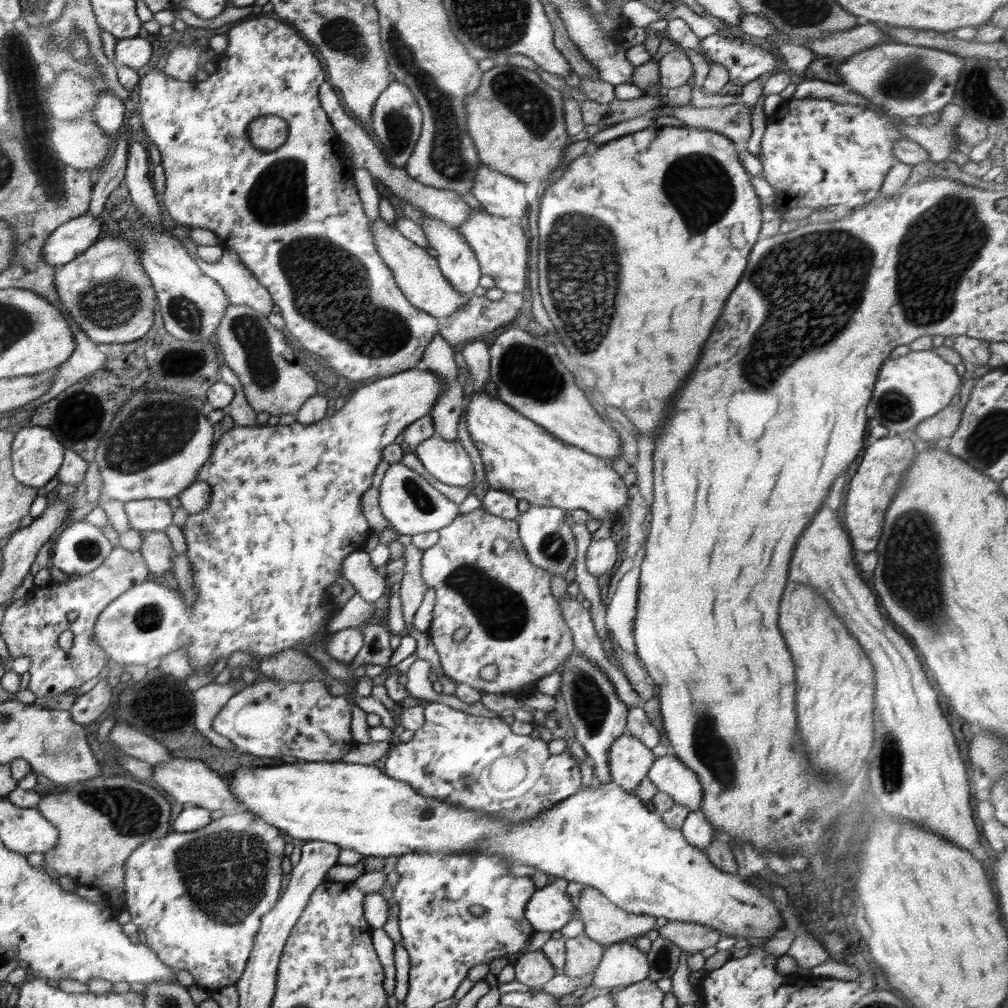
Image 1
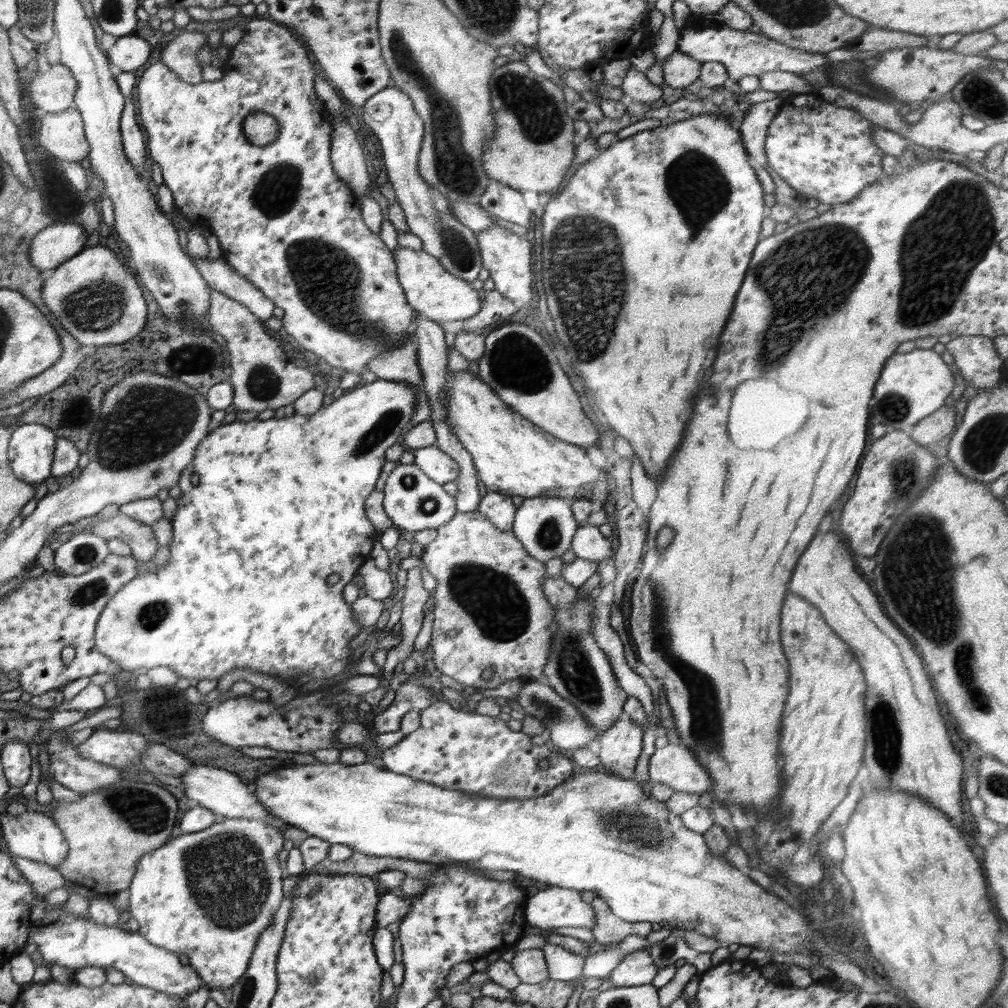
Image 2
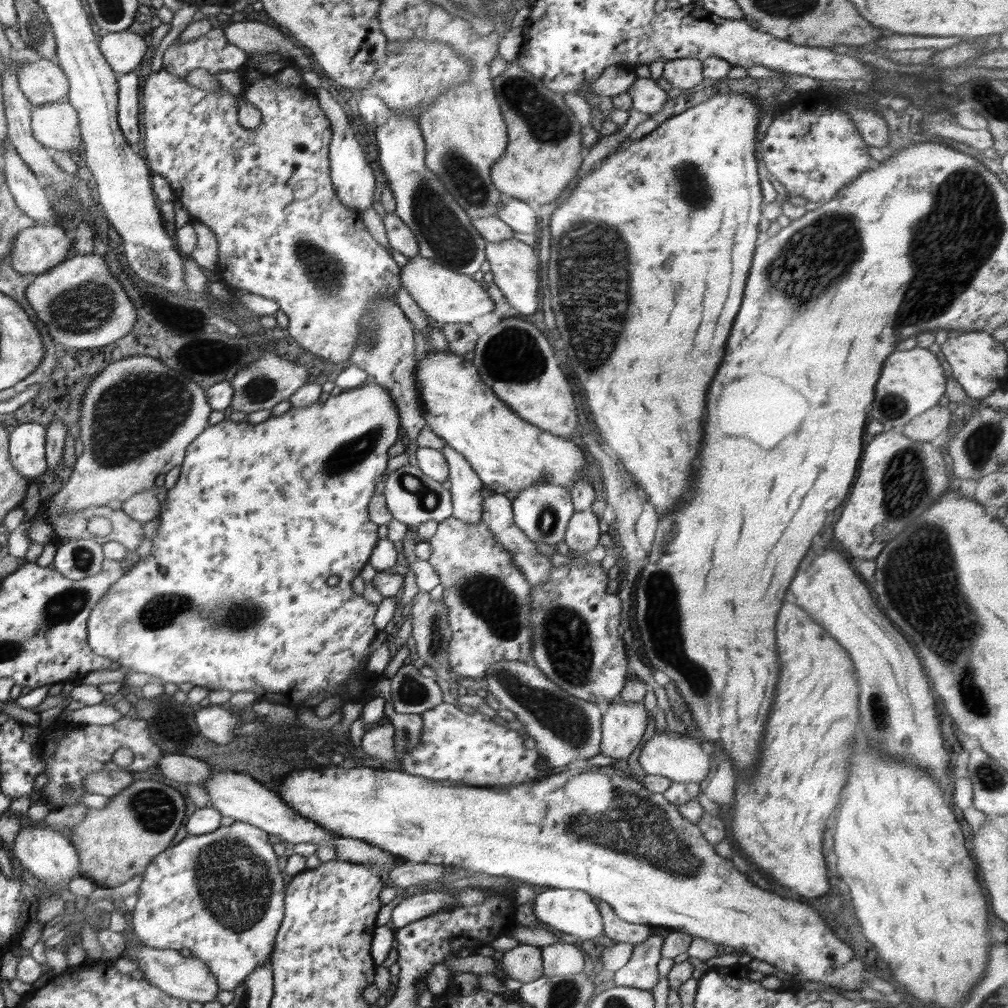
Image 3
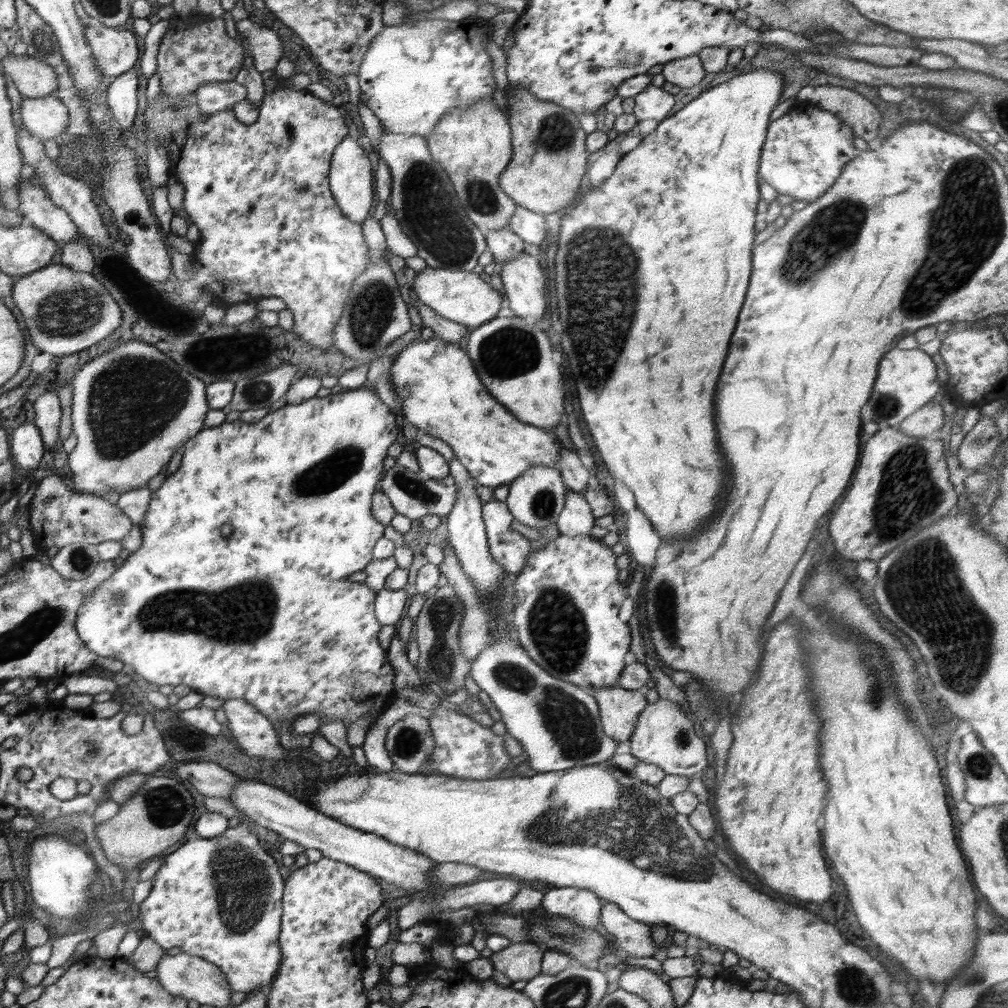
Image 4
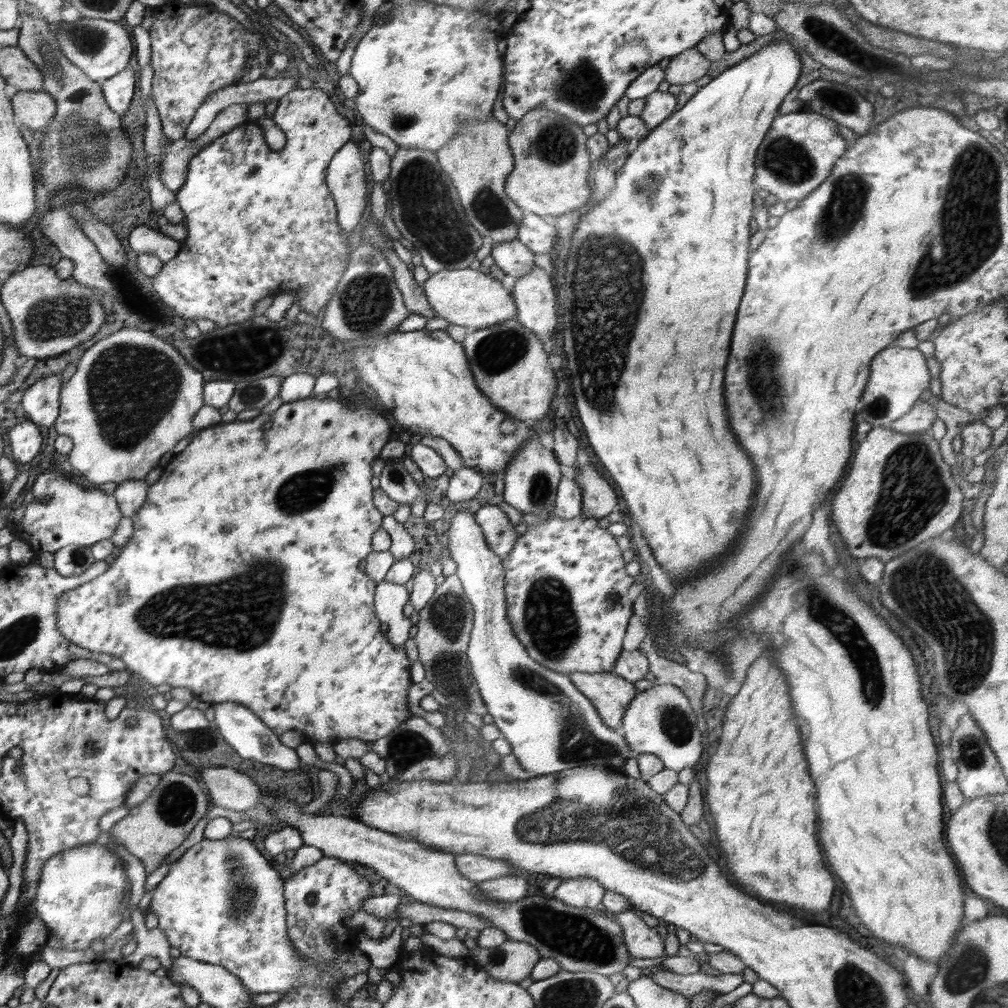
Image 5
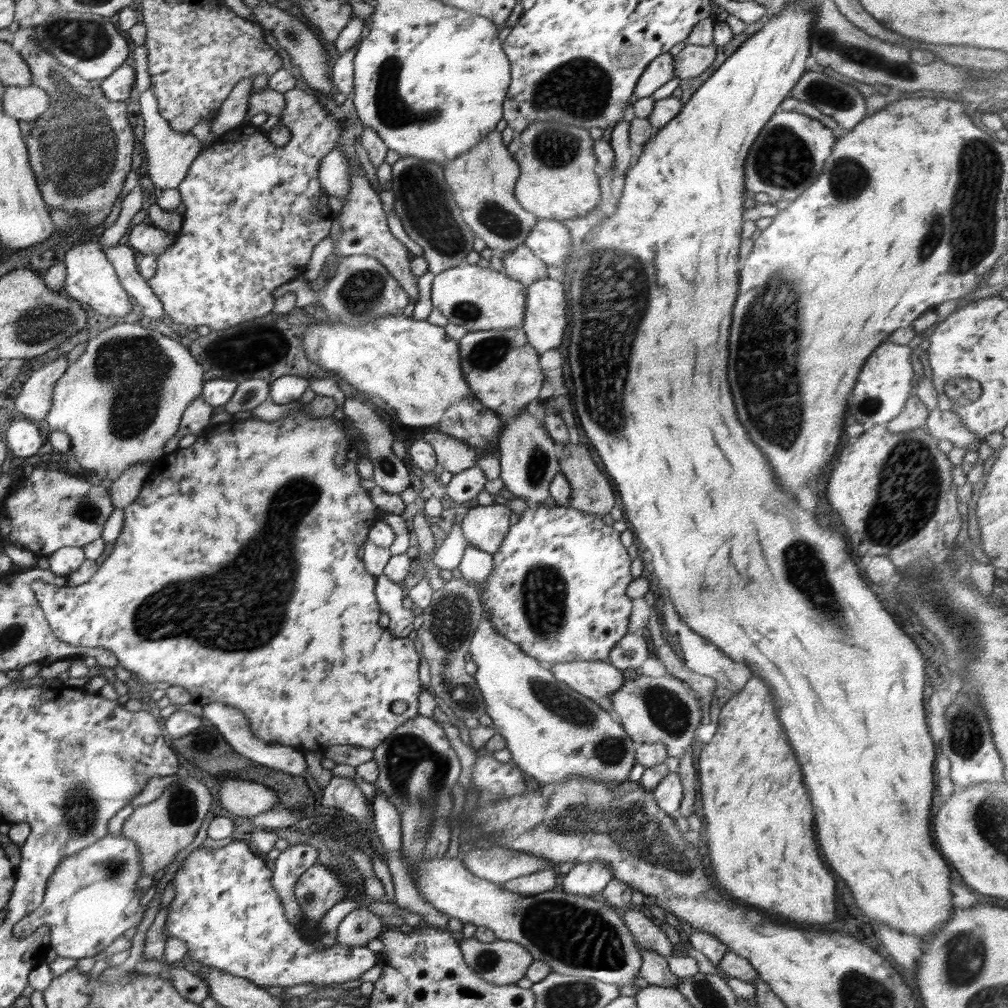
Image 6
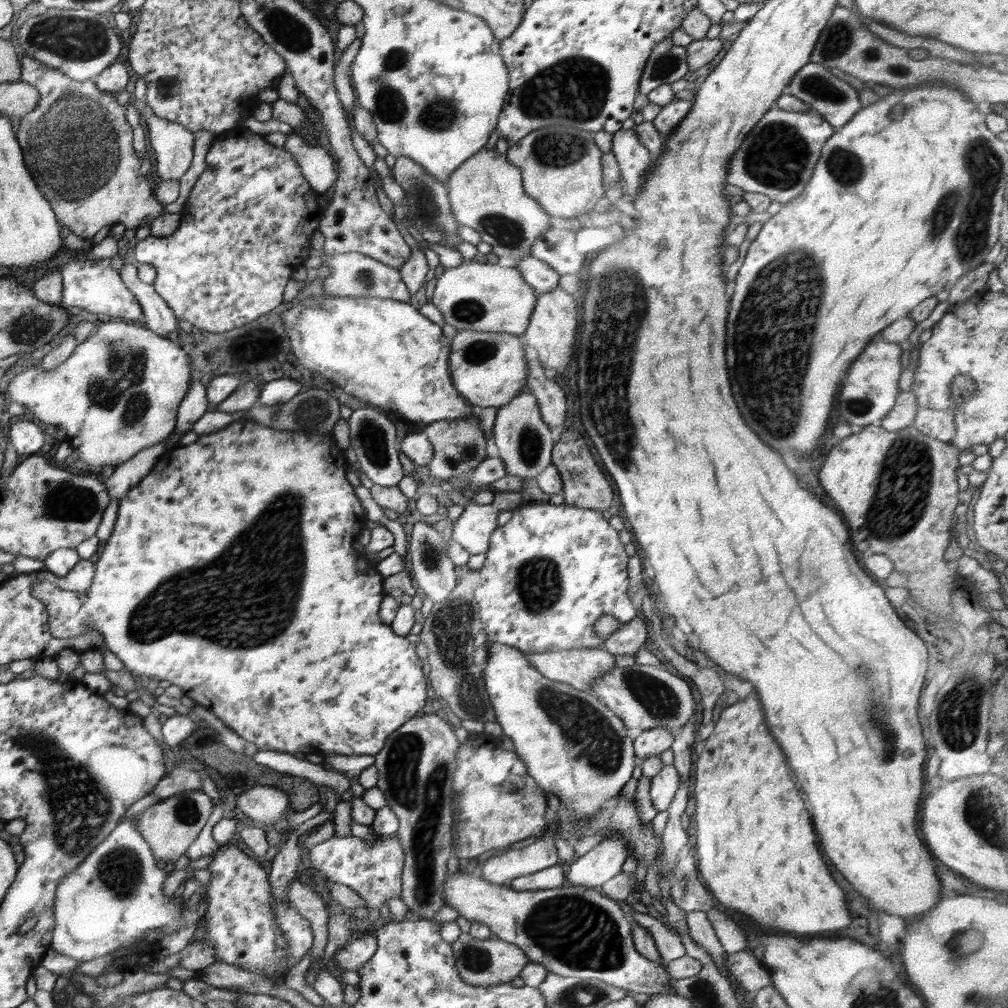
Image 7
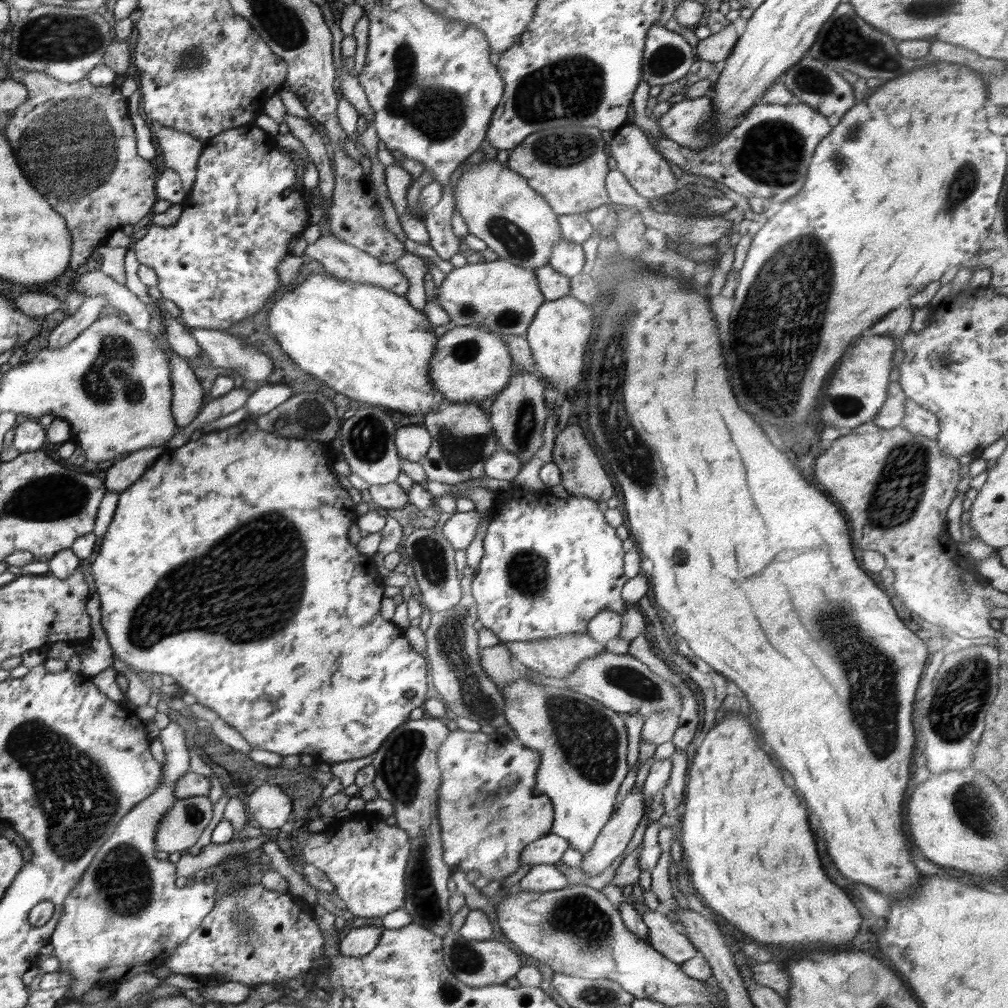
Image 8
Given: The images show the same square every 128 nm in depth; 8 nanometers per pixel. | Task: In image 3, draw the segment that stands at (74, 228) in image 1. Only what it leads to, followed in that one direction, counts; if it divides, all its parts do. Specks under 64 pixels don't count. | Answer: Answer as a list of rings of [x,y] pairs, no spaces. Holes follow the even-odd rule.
[[[35,224],[18,233],[10,253],[12,268],[20,274],[42,274],[60,264],[68,256],[71,244],[73,240],[68,238],[66,231],[59,225]]]

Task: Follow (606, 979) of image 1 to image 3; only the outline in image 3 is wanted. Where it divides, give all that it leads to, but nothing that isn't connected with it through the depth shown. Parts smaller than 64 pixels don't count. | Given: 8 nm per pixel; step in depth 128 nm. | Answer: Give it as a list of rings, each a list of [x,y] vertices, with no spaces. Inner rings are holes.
[[[653,930],[647,940],[633,946],[630,960],[615,973],[614,984],[652,992],[652,988],[659,983],[657,965],[663,944],[664,939],[657,934],[657,930]]]

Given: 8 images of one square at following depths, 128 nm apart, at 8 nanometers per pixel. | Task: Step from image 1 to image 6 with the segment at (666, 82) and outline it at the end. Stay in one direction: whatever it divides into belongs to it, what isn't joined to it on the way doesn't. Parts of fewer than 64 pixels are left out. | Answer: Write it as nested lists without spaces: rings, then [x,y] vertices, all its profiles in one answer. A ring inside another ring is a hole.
[[[715,44],[686,45],[673,56],[674,77],[681,80],[699,77],[714,62],[716,48]]]

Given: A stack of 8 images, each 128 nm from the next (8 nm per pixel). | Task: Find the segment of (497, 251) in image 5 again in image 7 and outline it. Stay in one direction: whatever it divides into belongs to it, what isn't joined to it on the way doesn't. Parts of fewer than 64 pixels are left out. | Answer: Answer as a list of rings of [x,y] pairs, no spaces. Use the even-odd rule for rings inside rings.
[[[532,254],[518,261],[515,267],[520,271],[524,282],[527,282],[538,295],[550,292],[559,286],[561,274]]]

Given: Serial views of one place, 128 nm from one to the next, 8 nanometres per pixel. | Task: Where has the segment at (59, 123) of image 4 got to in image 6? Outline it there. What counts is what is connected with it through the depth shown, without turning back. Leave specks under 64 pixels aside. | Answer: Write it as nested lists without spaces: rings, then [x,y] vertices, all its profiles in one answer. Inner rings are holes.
[[[10,86],[3,95],[3,108],[16,120],[34,121],[48,108],[50,97],[36,86]]]

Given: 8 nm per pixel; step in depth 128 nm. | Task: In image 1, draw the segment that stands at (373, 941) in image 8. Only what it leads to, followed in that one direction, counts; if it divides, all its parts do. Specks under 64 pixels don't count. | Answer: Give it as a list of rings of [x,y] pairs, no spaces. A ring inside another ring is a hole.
[[[247,811],[244,814],[240,813],[234,813],[230,812],[228,814],[225,814],[218,820],[211,820],[204,828],[192,831],[192,832],[176,832],[172,831],[169,832],[168,835],[163,836],[159,839],[150,839],[144,842],[140,848],[138,848],[131,856],[128,858],[126,862],[126,878],[124,880],[124,888],[123,888],[123,895],[126,898],[126,907],[127,907],[127,915],[126,919],[129,919],[132,923],[136,924],[136,926],[139,929],[139,934],[142,940],[144,940],[145,944],[150,946],[152,949],[154,949],[156,956],[162,960],[162,963],[164,965],[168,965],[172,971],[181,971],[186,970],[188,971],[193,977],[195,977],[194,985],[204,987],[210,991],[223,989],[228,986],[236,985],[238,980],[240,979],[240,976],[244,973],[244,970],[246,969],[246,964],[248,963],[248,959],[250,956],[250,953],[252,952],[253,945],[254,945],[254,938],[256,937],[256,934],[258,933],[258,930],[261,926],[261,920],[265,915],[268,915],[268,912],[272,911],[272,908],[274,905],[276,905],[276,902],[280,898],[280,884],[282,884],[282,867],[280,866],[280,863],[282,862],[283,858],[283,850],[284,846],[286,846],[286,842],[284,841],[284,838],[282,837],[283,831],[281,831],[279,828],[276,828],[275,826],[272,826],[271,824],[268,824],[267,822],[264,822],[259,816],[256,816],[254,813]]]

